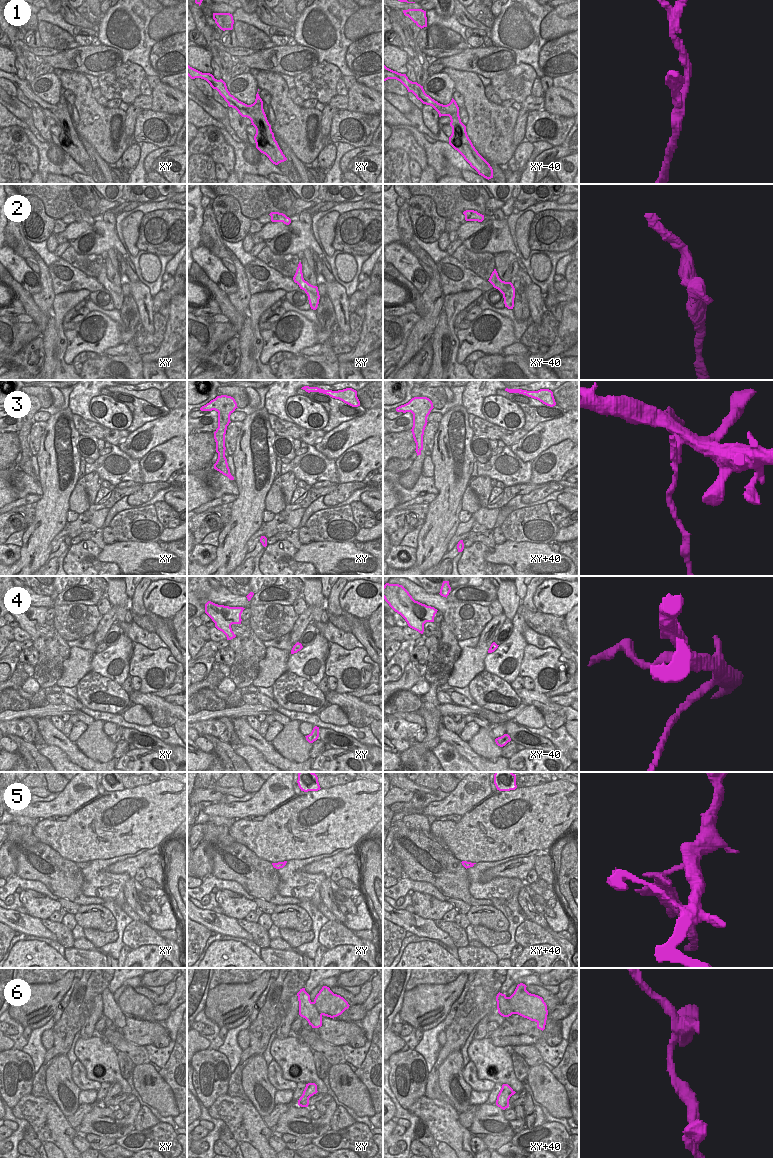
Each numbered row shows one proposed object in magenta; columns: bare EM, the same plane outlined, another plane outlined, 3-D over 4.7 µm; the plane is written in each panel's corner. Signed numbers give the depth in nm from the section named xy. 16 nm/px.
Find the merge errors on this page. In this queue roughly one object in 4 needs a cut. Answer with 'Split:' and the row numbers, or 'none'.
Split: 3, 5, 6

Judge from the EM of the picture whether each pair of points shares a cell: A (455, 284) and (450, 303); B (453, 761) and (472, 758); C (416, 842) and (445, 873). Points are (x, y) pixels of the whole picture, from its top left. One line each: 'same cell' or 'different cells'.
A: different cells
B: different cells
C: same cell

